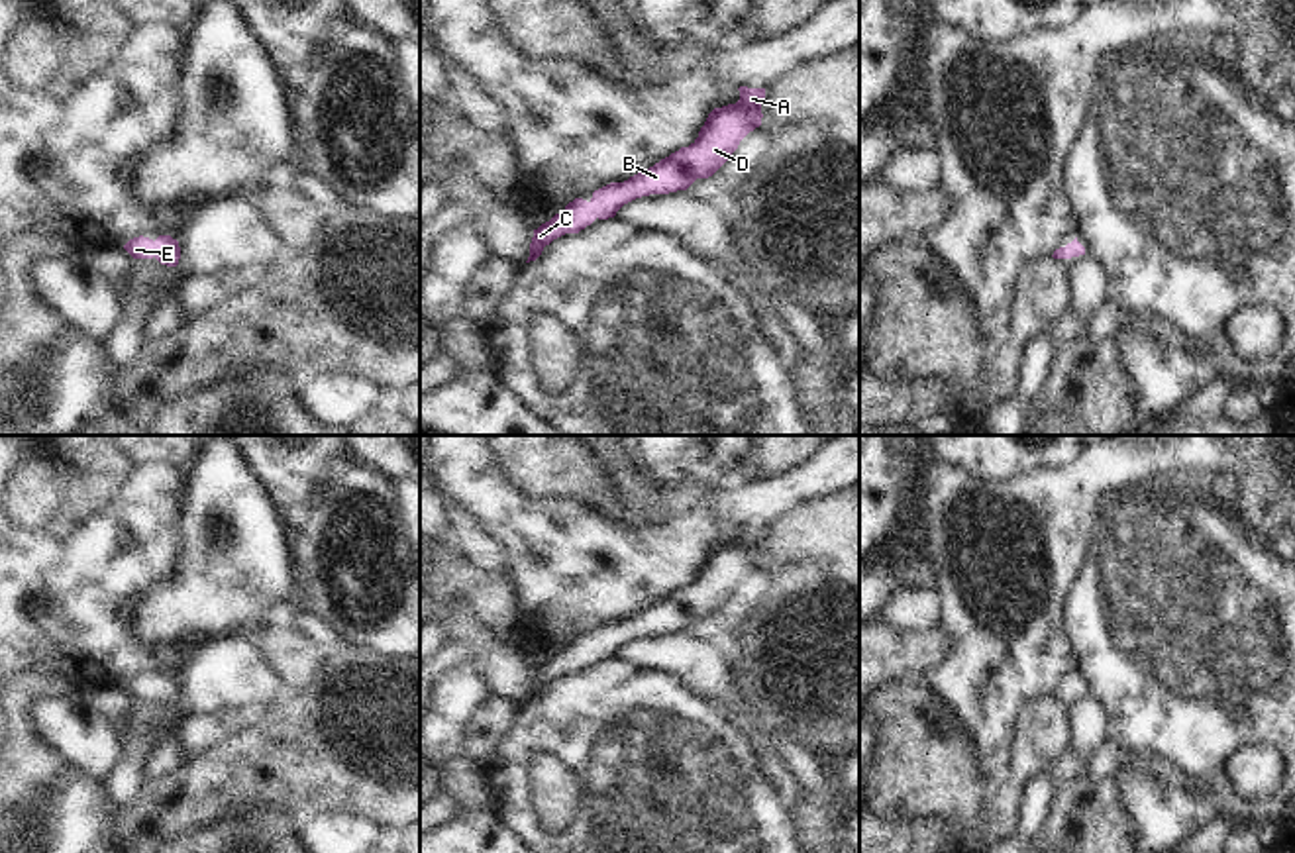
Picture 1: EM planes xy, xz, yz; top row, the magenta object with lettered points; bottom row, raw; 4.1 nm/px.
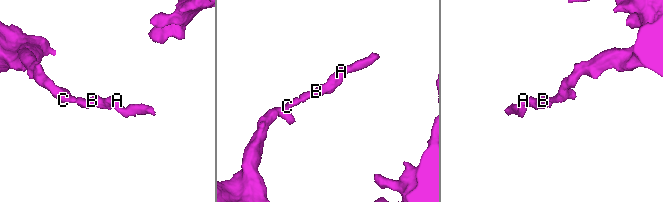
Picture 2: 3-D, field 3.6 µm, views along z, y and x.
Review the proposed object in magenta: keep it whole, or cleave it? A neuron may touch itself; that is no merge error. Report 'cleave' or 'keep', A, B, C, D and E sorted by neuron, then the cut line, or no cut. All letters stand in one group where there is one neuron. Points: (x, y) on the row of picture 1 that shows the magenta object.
keep | A B C D E | no cut

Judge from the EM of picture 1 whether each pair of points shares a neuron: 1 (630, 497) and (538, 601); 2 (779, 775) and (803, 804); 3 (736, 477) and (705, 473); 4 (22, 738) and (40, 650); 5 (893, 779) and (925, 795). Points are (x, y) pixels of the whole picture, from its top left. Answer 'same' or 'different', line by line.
1: different
2: different
3: different
4: different
5: same

